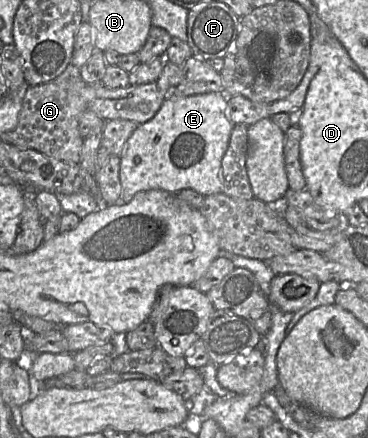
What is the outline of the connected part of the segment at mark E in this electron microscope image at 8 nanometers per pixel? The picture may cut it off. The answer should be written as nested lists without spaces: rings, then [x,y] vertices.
[[[221,92],[165,99],[152,119],[137,126],[119,156],[121,201],[127,203],[135,194],[149,190],[164,190],[177,194],[189,188],[203,196],[223,193],[223,184],[220,179],[221,161],[228,148],[234,127],[225,114],[226,108],[227,96]]]

